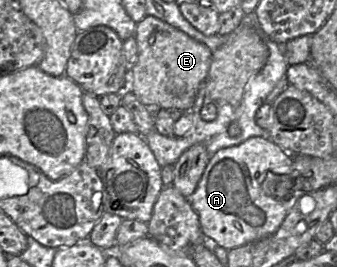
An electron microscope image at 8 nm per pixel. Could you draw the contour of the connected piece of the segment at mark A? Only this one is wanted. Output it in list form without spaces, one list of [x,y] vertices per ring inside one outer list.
[[[268,135],[251,137],[251,138],[245,140],[244,142],[242,142],[241,144],[221,148],[210,157],[208,164],[202,174],[202,177],[201,177],[194,193],[189,198],[194,210],[199,215],[200,226],[202,229],[202,233],[203,233],[204,237],[206,238],[206,241],[211,242],[213,245],[218,245],[227,250],[231,250],[233,248],[237,248],[237,247],[246,245],[248,243],[268,237],[268,236],[274,234],[279,229],[279,227],[283,223],[285,217],[287,216],[288,212],[292,209],[292,207],[297,202],[297,200],[302,195],[311,192],[311,191],[306,191],[303,188],[296,188],[296,178],[295,178],[295,187],[293,188],[292,192],[288,196],[286,196],[286,197],[269,196],[263,189],[263,181],[265,180],[267,173],[269,171],[272,171],[276,174],[289,174],[290,175],[291,173],[294,172],[294,169],[293,169],[292,154],[289,154],[282,147],[280,147],[275,142],[273,142],[268,137]]]

